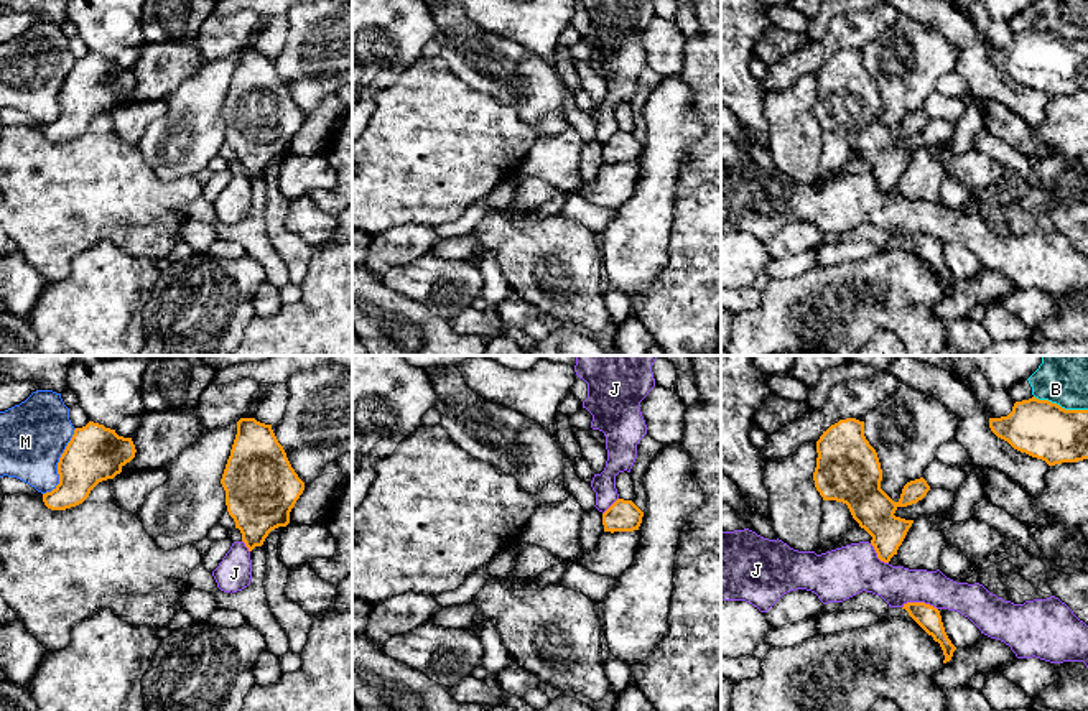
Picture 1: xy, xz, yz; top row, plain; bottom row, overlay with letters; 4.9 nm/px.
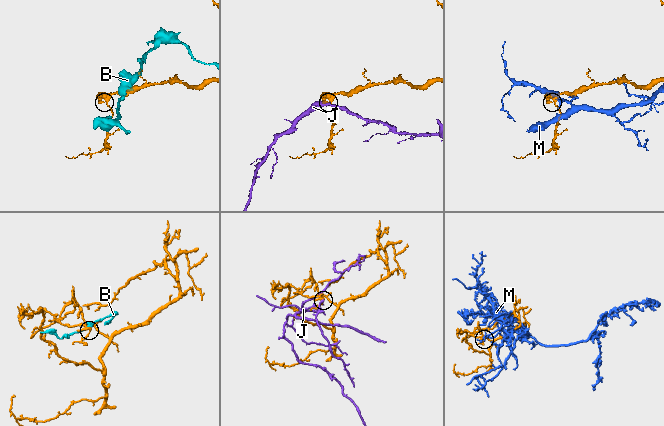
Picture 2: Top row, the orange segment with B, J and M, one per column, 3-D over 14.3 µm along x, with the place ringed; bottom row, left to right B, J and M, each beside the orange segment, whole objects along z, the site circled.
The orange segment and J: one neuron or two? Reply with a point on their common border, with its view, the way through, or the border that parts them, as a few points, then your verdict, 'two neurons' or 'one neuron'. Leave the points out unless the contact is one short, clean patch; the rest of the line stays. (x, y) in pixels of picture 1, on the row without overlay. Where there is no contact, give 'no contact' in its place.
contact yz (920, 234); two neurons

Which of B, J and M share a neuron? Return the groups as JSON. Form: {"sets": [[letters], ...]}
{"sets": [["B"], ["J"], ["M"]]}

